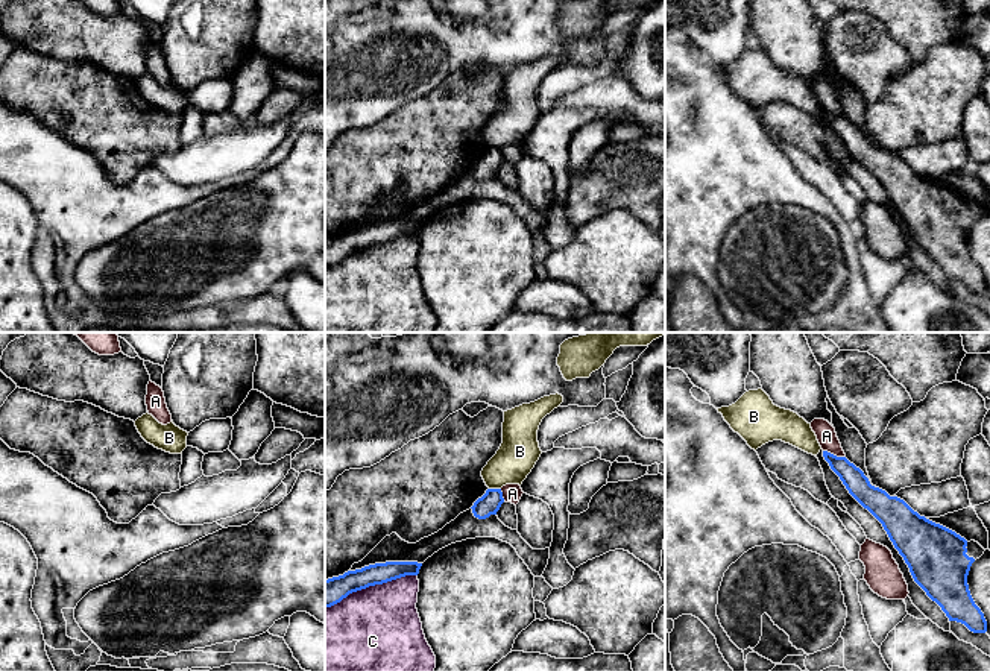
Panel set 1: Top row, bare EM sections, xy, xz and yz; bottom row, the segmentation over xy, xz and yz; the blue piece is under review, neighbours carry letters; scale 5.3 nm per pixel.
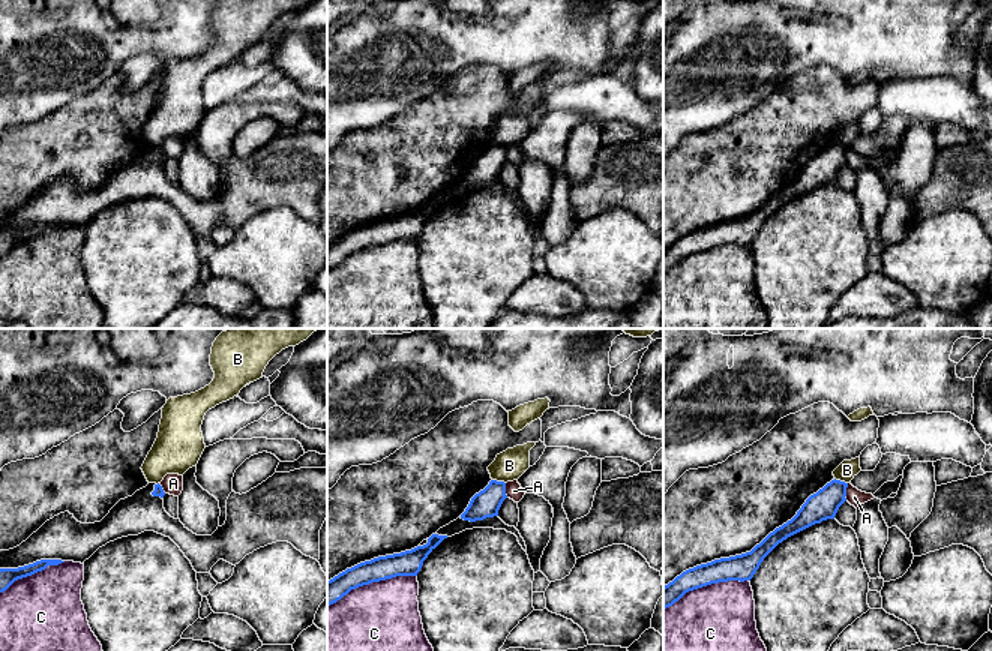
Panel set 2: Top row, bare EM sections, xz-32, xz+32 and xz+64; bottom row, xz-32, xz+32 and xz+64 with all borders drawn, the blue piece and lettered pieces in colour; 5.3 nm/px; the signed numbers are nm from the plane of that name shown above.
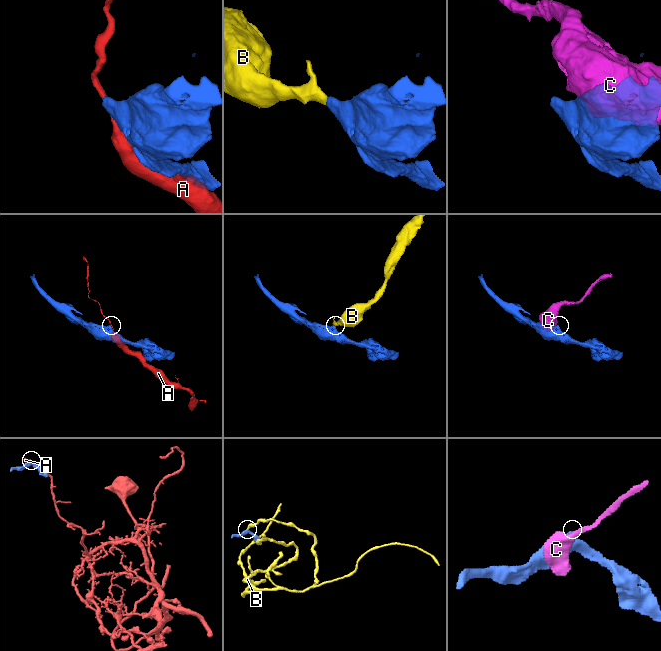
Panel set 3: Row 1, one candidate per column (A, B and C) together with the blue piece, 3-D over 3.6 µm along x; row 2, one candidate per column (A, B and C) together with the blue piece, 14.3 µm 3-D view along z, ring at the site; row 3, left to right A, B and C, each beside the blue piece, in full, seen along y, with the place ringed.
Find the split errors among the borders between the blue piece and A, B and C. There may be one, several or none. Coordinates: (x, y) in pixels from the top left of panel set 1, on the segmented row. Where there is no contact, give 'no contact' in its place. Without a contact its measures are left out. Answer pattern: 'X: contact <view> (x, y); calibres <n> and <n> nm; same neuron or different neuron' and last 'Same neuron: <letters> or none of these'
A: contact yz (832, 454); calibres 120 and 110 nm; different neuron
B: contact xz (495, 489); calibres 110 and 200 nm; different neuron
C: contact xz (371, 585); calibres 140 and 440 nm; different neuron
Same neuron: none of these

